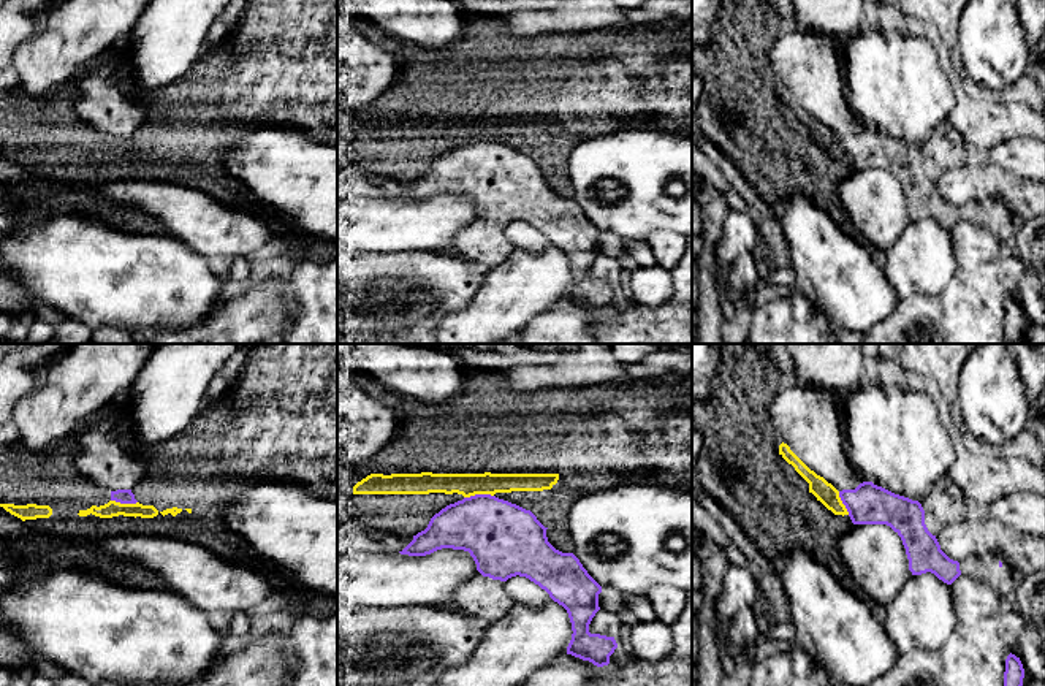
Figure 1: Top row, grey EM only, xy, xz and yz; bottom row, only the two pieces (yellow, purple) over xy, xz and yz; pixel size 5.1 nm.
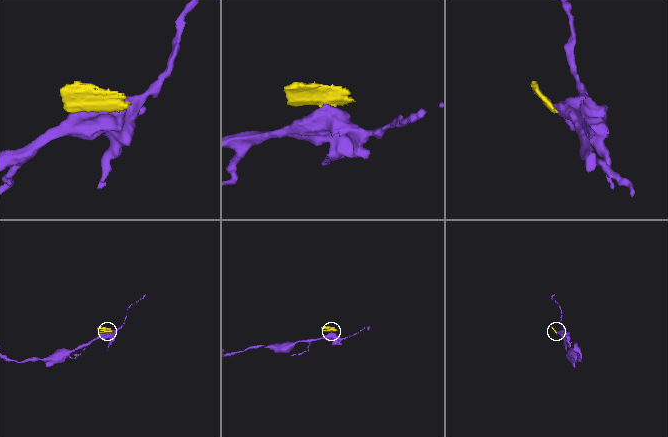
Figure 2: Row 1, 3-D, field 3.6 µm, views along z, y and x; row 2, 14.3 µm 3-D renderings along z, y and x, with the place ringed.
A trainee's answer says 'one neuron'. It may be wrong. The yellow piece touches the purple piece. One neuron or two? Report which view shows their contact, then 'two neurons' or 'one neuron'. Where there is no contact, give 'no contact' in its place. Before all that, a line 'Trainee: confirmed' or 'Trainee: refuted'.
Trainee: refuted
contact in xz; two neurons

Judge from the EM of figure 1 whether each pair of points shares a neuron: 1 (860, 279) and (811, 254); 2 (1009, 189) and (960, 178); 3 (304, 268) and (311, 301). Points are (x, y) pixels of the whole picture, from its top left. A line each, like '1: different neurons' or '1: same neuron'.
1: same neuron
2: same neuron
3: same neuron

